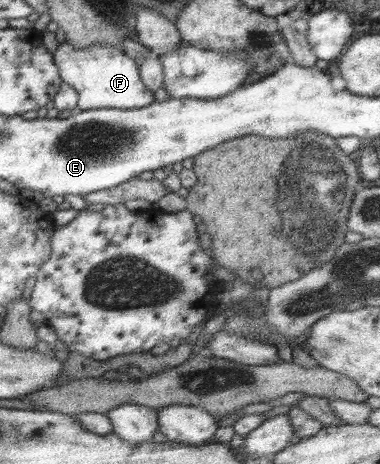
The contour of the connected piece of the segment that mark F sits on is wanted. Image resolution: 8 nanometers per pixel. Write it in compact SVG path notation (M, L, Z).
M64 40L58 43L52 58L59 79L77 92L77 110L133 109L145 107L154 101L153 92L146 89L140 80L139 68L133 58L125 56L118 47L93 44L76 48Z

